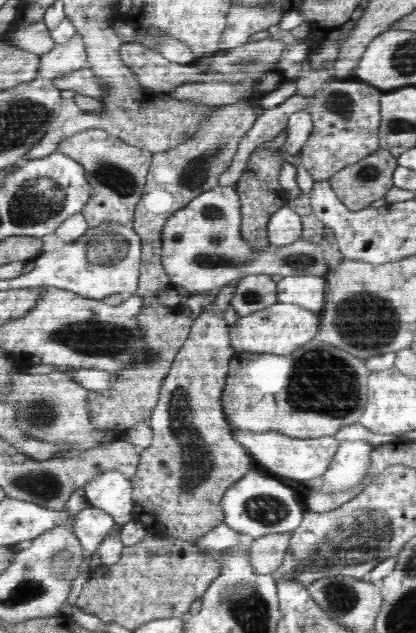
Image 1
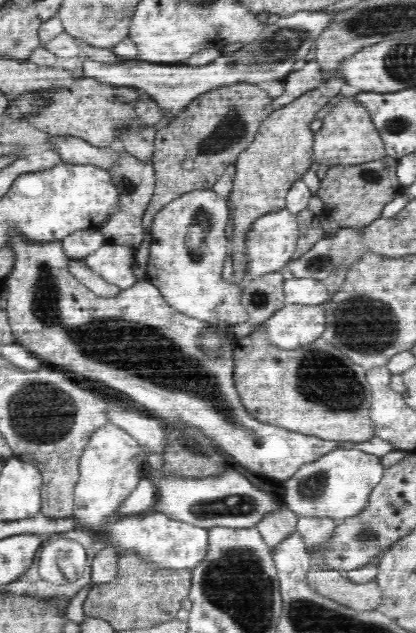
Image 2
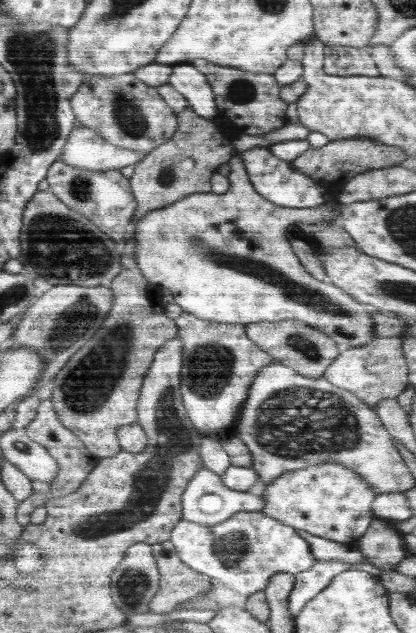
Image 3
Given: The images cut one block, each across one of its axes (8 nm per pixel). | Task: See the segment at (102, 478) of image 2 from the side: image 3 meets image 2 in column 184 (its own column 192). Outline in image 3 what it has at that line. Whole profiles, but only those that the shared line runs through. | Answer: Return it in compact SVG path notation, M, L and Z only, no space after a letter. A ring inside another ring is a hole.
M238 512L212 527L180 520L171 531L170 542L180 561L195 572L218 580L242 596L250 596L270 584L277 574L298 575L316 563L306 540L296 529L281 524L262 512Z

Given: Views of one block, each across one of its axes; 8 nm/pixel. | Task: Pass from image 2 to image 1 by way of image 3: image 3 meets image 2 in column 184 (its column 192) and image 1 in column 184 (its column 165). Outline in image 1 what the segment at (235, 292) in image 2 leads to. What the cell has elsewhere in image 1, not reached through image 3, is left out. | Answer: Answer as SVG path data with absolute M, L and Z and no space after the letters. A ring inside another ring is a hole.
M218 185L206 192L202 191L200 196L186 203L184 208L174 212L164 228L162 228L162 254L161 261L164 271L168 273L170 281L176 287L186 288L189 294L202 293L207 290L218 290L232 280L244 278L248 275L266 274L280 276L326 276L329 272L329 264L325 261L322 247L304 240L302 238L295 240L292 244L276 247L266 245L263 249L254 249L248 245L248 241L240 235L240 224L242 224L242 215L240 215L240 199L234 187Z

